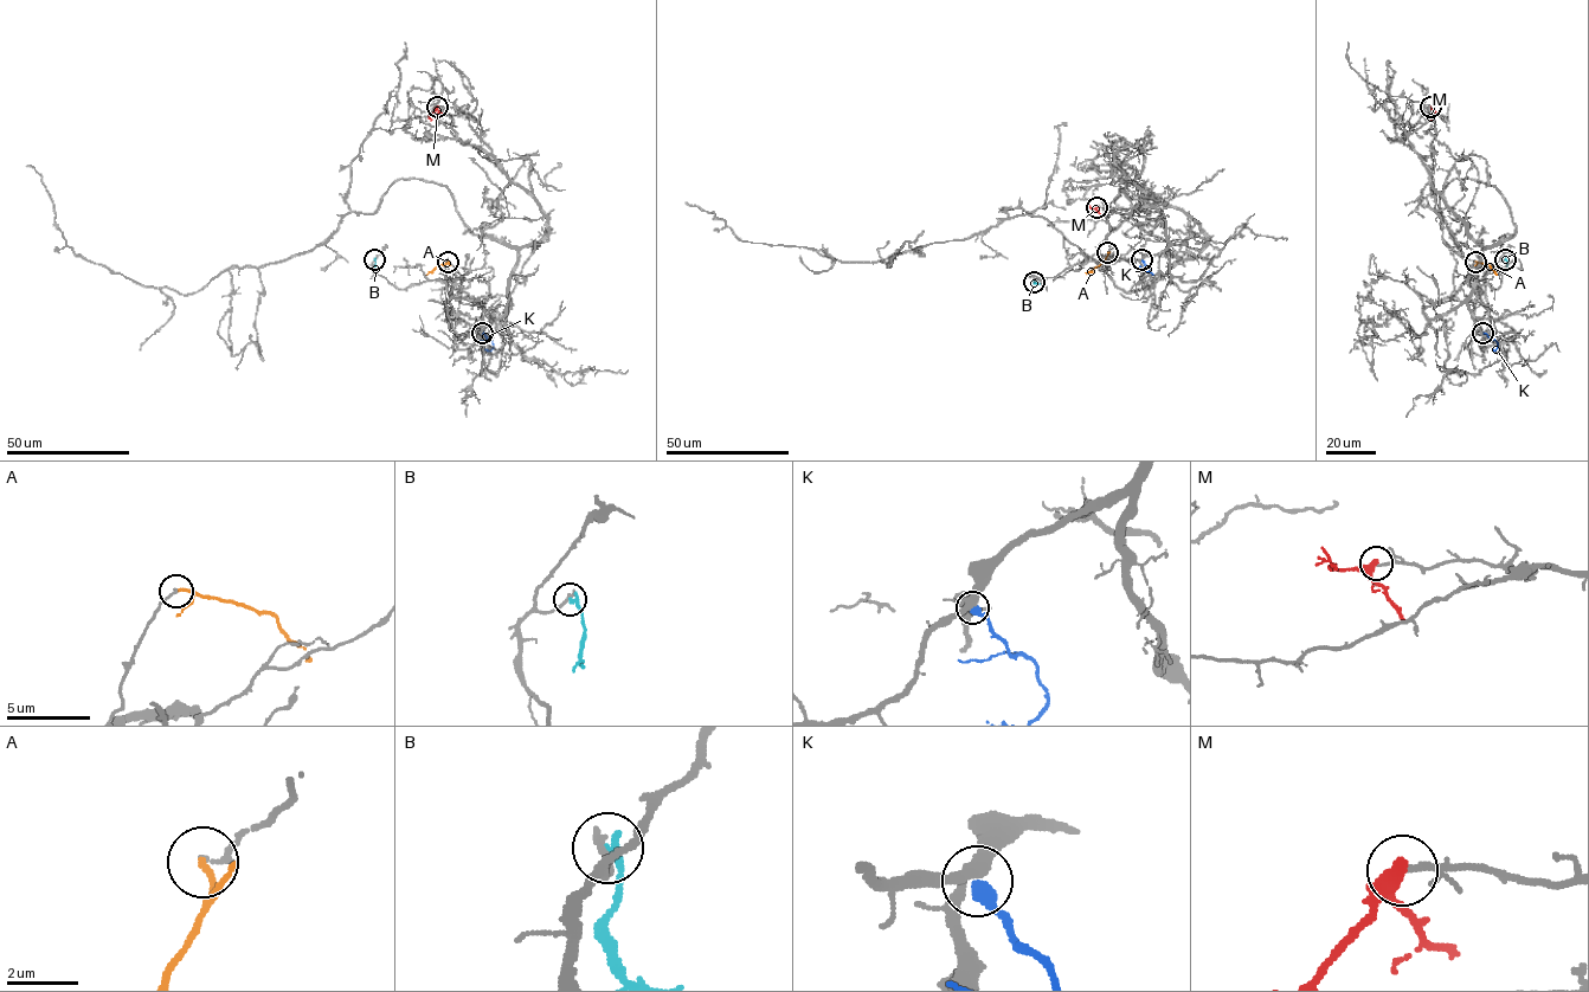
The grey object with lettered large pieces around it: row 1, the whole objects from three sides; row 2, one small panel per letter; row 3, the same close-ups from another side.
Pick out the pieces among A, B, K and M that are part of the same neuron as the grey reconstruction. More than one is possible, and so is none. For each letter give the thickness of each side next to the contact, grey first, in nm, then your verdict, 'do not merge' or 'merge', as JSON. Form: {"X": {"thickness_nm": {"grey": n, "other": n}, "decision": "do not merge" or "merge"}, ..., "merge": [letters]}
{"A": {"thickness_nm": {"grey": 140, "other": 130}, "decision": "do not merge"}, "B": {"thickness_nm": {"grey": 240, "other": 240}, "decision": "do not merge"}, "K": {"thickness_nm": {"grey": 320, "other": 420}, "decision": "do not merge"}, "M": {"thickness_nm": {"grey": 170, "other": 320}, "decision": "do not merge"}, "merge": []}

